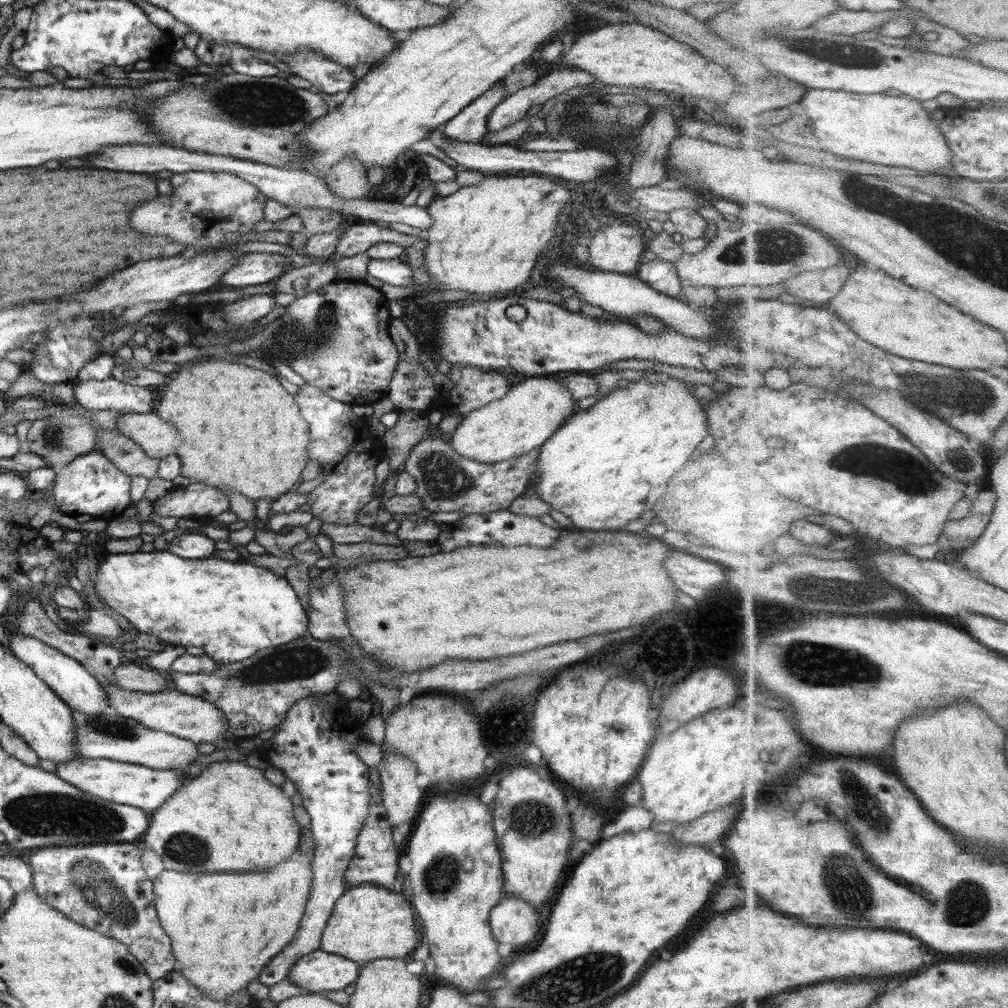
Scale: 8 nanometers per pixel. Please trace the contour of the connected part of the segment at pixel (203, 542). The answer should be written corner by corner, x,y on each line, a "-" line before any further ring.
196,531
185,532
168,542
168,551
185,560
210,558
217,551
214,540

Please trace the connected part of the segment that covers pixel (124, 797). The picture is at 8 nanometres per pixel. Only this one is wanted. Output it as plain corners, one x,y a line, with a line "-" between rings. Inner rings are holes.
84,757
66,762
66,764
56,764
56,774
81,791
98,796
100,800
128,804
147,812
158,810
171,798
172,794
176,794
176,790
184,784
184,780
188,779
183,771
158,770
138,765
138,763

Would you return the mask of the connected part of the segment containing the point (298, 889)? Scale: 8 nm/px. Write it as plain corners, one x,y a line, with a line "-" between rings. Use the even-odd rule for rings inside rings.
314,842
312,850
302,848
300,843
288,864
272,868
266,874
192,874
164,869
153,880
157,917
171,938
174,956
180,964
179,971
200,992
206,992
212,1001
225,1002
228,996
244,990
260,976
266,964
294,939
312,889
314,848

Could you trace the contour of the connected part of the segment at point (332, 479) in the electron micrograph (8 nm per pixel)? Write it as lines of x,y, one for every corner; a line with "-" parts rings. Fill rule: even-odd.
310,384
299,386
296,404
300,406
302,418
308,423
308,462
318,462
320,475
324,477
308,496
310,512
323,523
352,525
358,511
375,497
374,468
384,455
370,432
370,419
356,416
351,404
340,402

